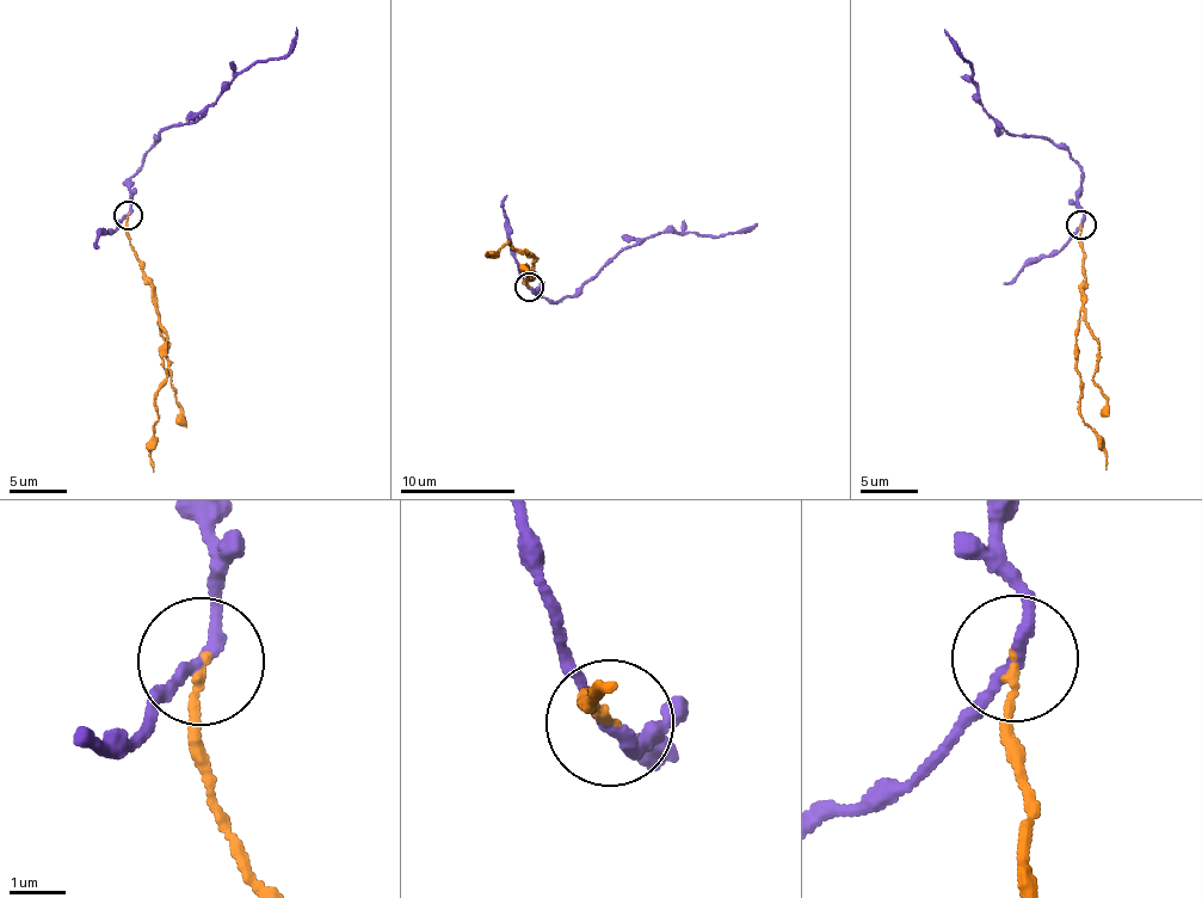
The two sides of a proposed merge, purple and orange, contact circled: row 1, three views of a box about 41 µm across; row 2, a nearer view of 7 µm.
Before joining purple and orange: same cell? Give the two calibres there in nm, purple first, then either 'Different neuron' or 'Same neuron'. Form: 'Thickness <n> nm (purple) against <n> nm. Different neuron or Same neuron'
Thickness 200 nm (purple) against 130 nm. Different neuron

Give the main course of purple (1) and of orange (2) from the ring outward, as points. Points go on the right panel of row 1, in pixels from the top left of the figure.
1: (1082, 226), (1084, 210), (1078, 189), (1082, 166), (1049, 139), (1008, 133), (986, 111), (963, 55), (945, 30)
2: (1082, 226), (1080, 330), (1074, 339), (1082, 383), (1080, 417), (1097, 435), (1105, 455), (1105, 468)

